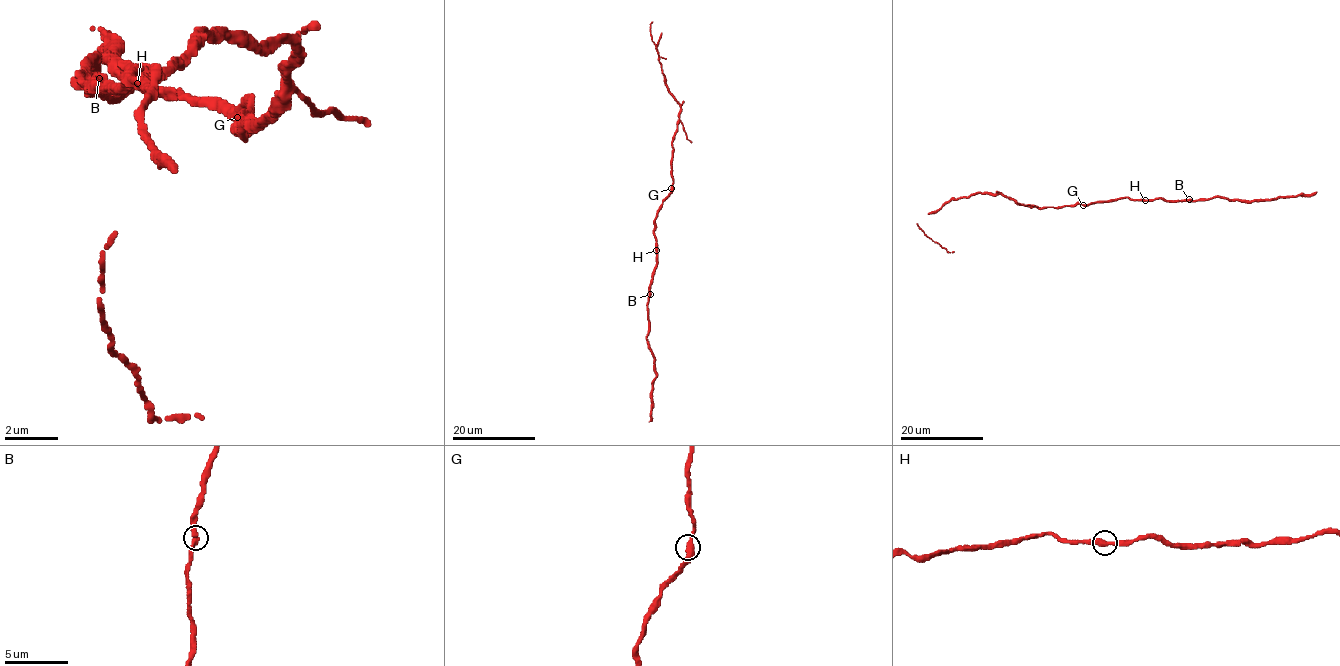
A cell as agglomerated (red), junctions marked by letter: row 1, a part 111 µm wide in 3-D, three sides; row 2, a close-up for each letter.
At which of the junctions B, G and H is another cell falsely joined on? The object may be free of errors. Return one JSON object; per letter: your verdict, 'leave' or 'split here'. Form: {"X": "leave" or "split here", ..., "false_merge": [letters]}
{"B": "leave", "G": "leave", "H": "leave", "false_merge": []}

